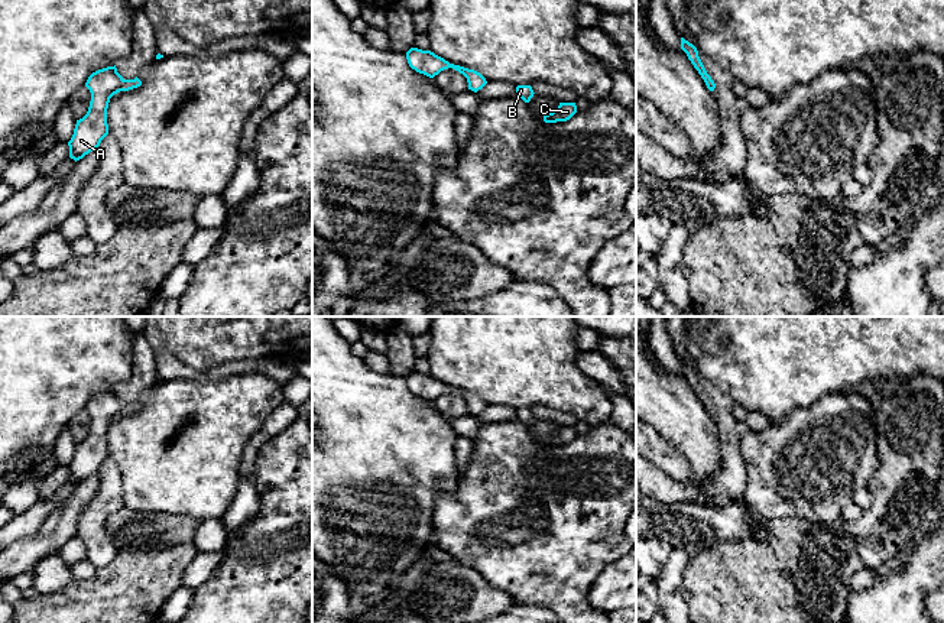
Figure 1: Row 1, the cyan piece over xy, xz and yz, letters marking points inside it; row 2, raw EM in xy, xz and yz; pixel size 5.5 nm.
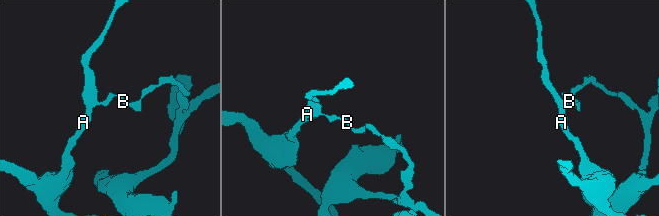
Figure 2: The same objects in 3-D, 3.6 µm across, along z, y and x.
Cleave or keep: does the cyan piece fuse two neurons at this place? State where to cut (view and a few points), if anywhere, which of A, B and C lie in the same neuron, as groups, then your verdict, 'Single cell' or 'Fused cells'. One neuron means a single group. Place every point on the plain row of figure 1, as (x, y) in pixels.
Split along xy (123, 404), (120, 414). Groups: A / B C. Fused cells

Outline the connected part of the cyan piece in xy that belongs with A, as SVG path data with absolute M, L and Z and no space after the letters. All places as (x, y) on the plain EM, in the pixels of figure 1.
M116 389L93 396L85 411L91 416L91 425L87 438L77 444L74 458L68 465L69 481L75 486L90 476L98 473L101 464L108 458L107 432L110 422L120 416L123 400Z

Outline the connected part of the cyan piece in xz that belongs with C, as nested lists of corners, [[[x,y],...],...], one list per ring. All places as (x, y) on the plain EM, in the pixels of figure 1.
[[[559,426],[558,432],[544,439],[545,447],[567,445],[577,437],[575,426]]]

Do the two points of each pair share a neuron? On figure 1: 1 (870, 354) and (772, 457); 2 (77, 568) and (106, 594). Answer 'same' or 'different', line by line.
1: different
2: different

